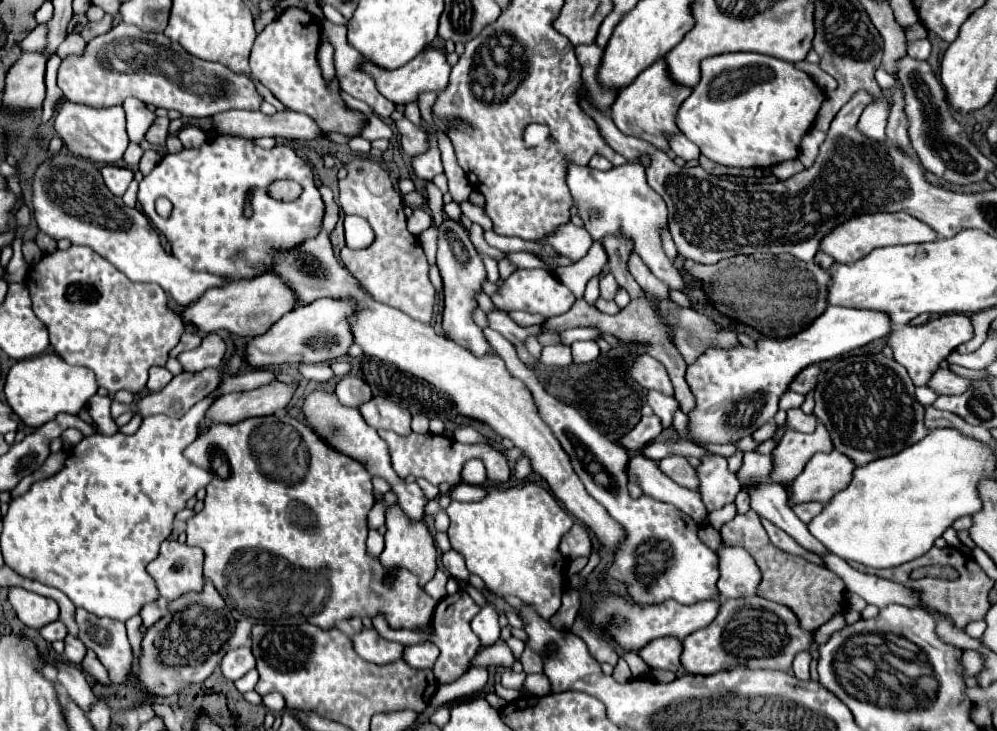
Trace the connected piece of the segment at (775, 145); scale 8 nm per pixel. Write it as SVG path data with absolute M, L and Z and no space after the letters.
M724 53L702 61L702 79L692 95L680 105L676 125L684 137L698 145L702 155L726 167L772 167L796 159L800 139L810 131L824 101L822 89L792 63L760 53Z

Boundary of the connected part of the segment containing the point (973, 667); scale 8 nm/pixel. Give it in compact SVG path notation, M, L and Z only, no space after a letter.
M964 651L960 663L962 663L962 677L966 685L974 685L974 675L980 671L980 653Z

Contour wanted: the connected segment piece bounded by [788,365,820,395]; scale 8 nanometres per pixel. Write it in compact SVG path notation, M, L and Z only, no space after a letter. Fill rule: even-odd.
M808 365L808 367L806 367L804 371L800 371L800 375L788 385L788 389L806 395L810 389L814 389L818 373L820 373L820 367L818 367L818 365Z

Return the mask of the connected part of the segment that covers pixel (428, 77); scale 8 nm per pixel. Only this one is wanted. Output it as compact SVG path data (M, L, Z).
M432 47L424 49L418 57L414 57L414 61L406 63L400 69L386 71L386 69L380 69L378 65L374 65L372 61L366 61L366 59L362 59L360 69L364 69L374 79L378 91L382 91L396 105L406 105L410 101L416 101L418 93L422 93L422 91L436 91L438 93L440 89L444 89L444 85L448 85L448 73L450 73L446 53L442 49L432 49Z

